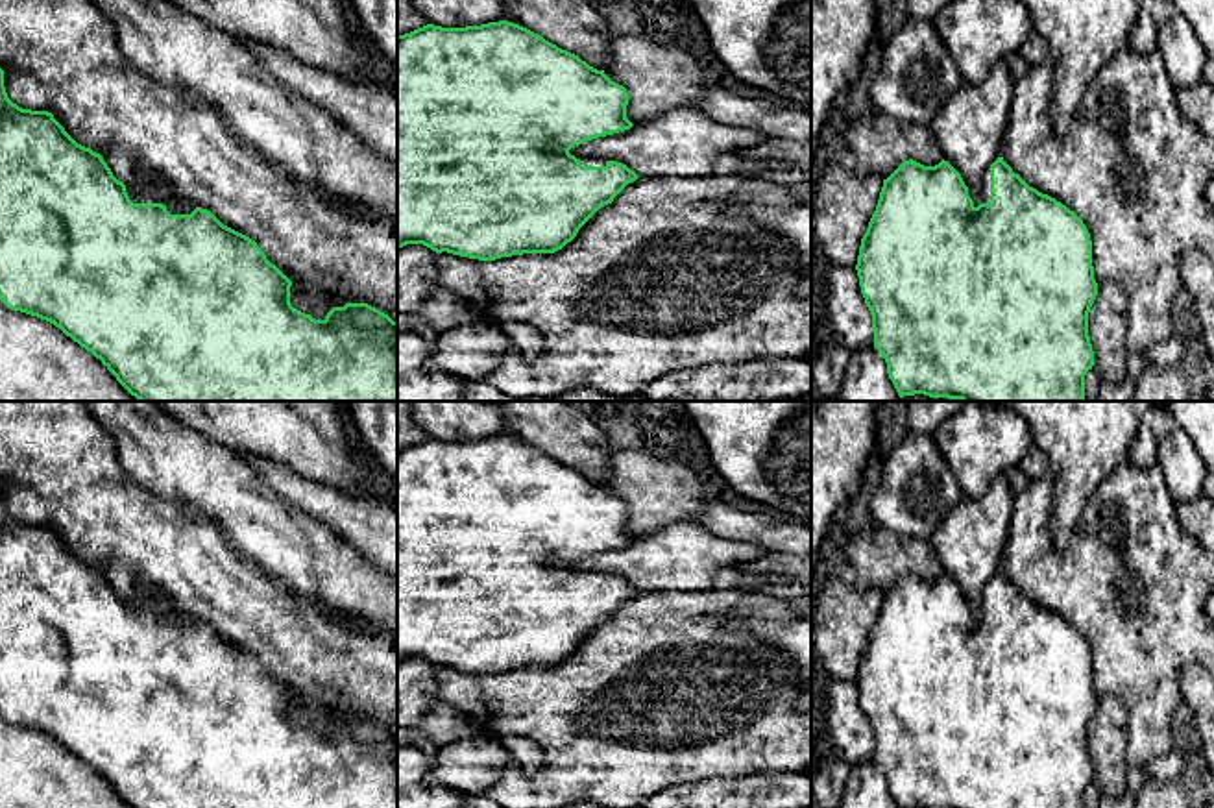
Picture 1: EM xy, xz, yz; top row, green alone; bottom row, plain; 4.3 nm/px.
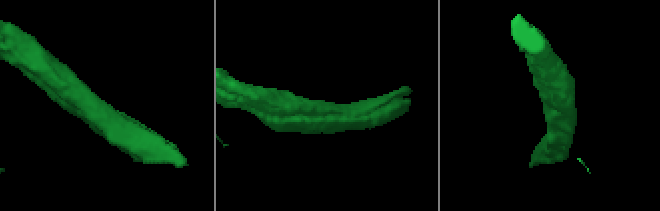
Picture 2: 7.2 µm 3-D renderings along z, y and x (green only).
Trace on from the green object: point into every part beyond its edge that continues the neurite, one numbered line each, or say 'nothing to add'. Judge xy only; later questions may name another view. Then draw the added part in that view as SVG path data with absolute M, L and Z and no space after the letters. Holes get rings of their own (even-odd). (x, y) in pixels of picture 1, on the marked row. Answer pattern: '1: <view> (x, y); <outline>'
1: xy (165, 196); M166 185L161 187L159 194L133 190L129 187L126 187L126 192L133 203L163 203L170 214L190 214L194 211L192 205L181 203Z

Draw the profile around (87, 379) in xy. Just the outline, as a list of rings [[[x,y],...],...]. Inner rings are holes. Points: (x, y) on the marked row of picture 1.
[[[0,301],[0,401],[140,401],[54,324]]]

